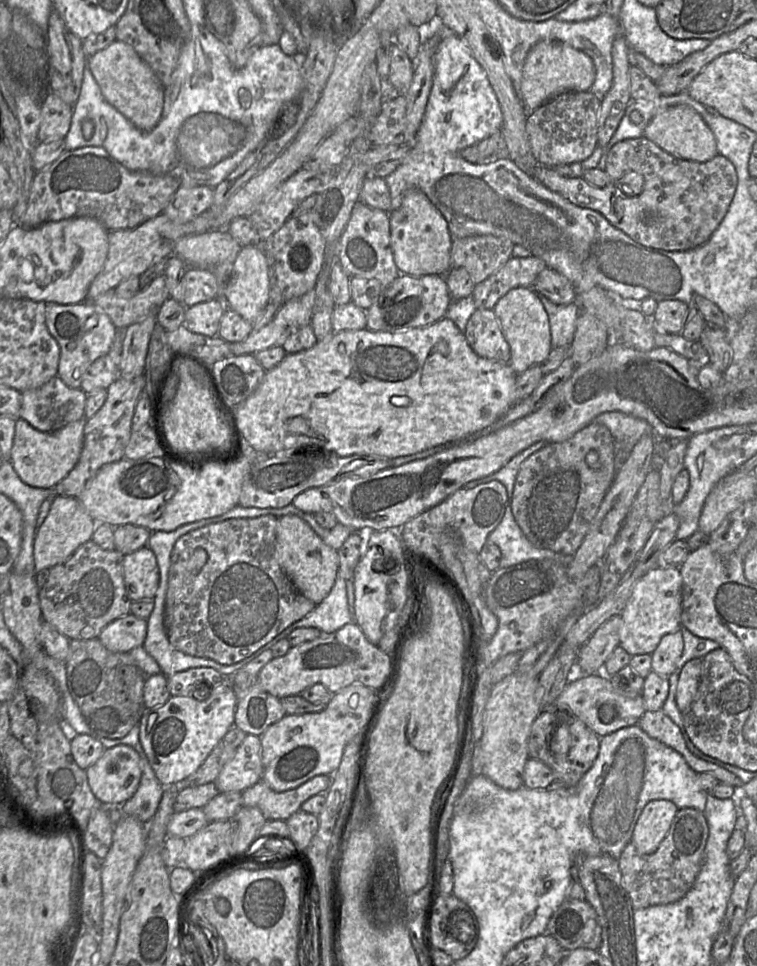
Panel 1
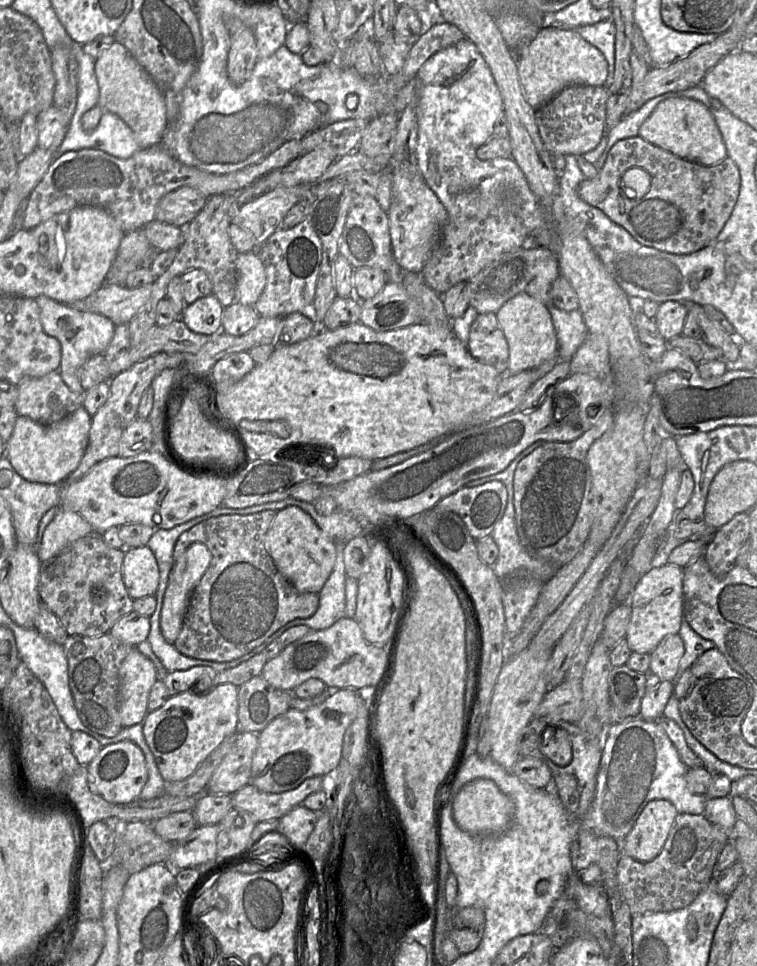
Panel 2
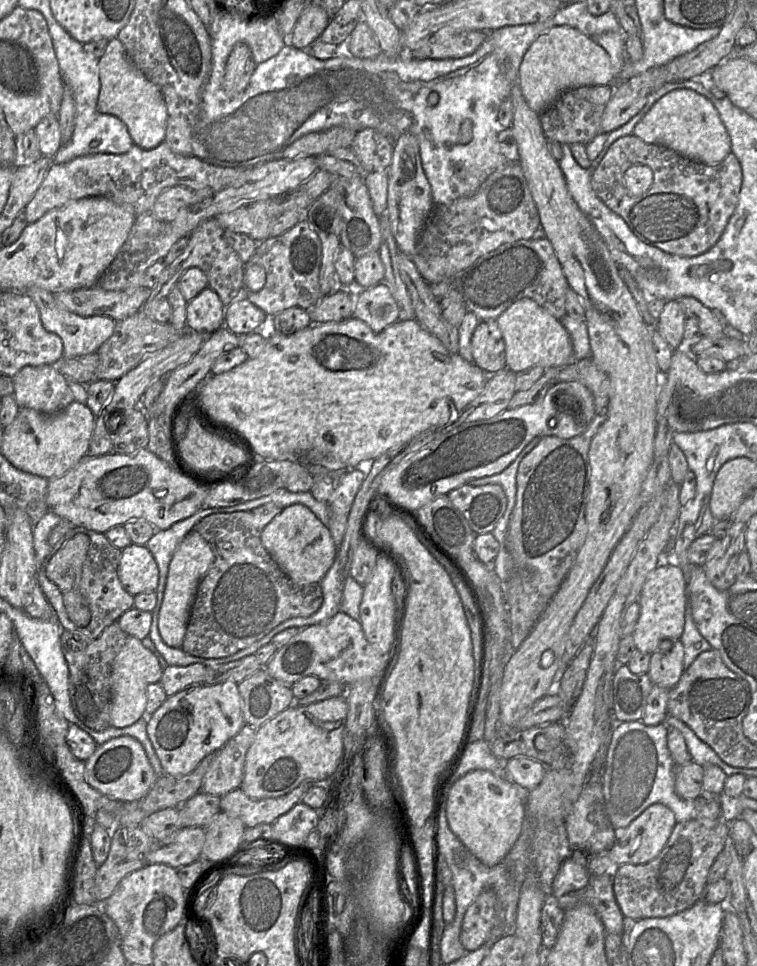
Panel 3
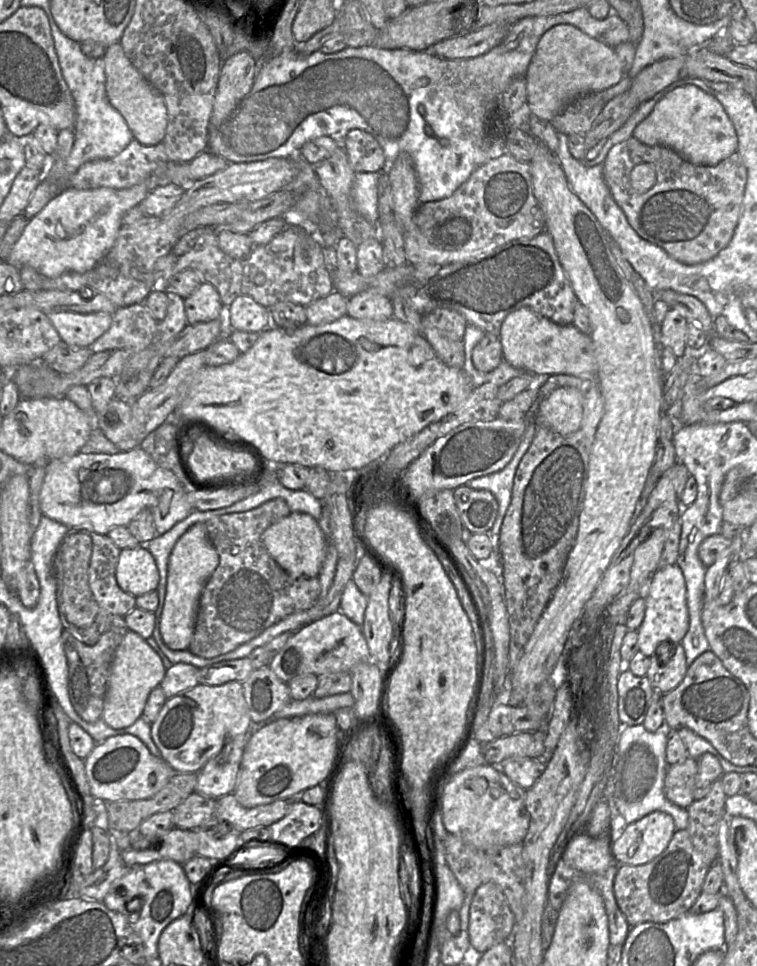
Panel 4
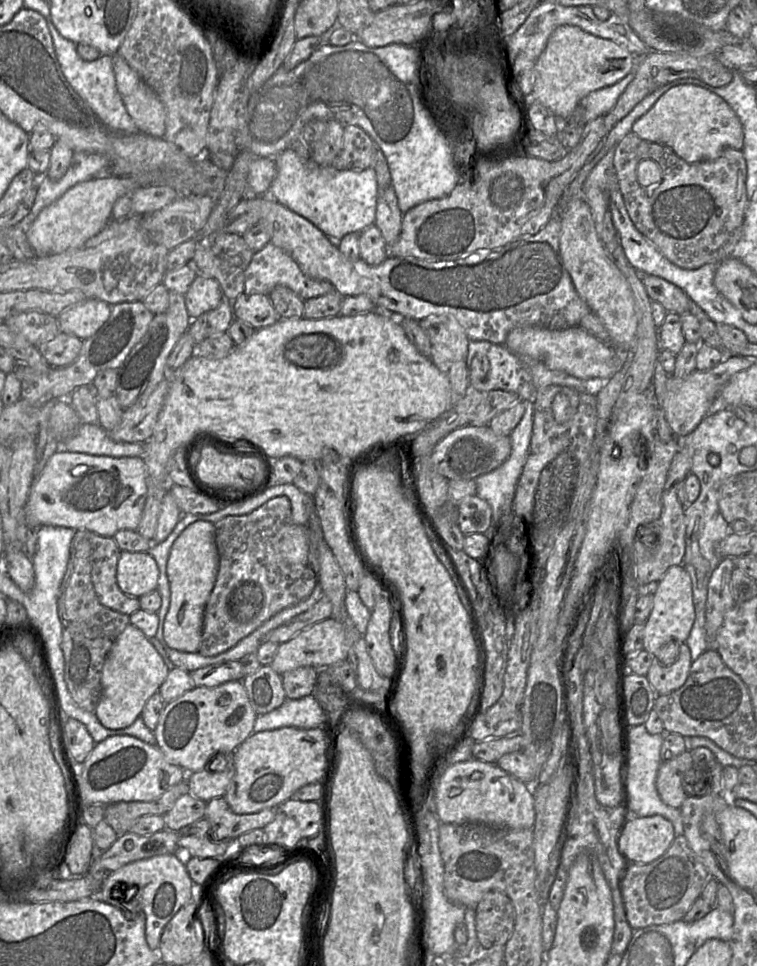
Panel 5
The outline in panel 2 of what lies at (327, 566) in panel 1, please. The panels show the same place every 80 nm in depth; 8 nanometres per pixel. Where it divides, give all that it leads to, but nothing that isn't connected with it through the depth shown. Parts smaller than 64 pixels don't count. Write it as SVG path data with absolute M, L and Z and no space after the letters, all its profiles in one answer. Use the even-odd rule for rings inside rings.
M289 506L277 512L265 536L265 547L279 571L300 592L318 593L331 575L336 561L336 544L302 509Z

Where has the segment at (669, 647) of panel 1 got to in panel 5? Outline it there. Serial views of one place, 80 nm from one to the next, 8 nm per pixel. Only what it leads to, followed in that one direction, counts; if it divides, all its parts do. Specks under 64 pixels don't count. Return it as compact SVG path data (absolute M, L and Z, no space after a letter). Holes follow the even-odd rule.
M681 643L678 658L673 664L665 666L654 656L646 677L657 695L666 695L683 686L692 663L689 647Z

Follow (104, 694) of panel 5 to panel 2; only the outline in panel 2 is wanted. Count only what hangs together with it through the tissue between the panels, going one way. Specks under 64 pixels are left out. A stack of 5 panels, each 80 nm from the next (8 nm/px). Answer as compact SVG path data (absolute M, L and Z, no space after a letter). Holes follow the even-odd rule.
M136 647L120 667L120 719L123 728L143 723L148 714L148 698L158 680L153 662Z

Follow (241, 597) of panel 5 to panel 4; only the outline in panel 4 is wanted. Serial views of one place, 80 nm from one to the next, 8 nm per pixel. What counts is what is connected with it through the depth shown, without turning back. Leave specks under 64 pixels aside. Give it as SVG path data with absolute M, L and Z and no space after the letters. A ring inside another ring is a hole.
M276 498L247 512L220 515L205 525L210 541L219 555L219 564L203 589L199 611L188 651L201 658L214 658L229 653L259 636L285 617L308 610L318 600L318 577L292 577L271 557L262 542L263 532L291 513L287 503Z

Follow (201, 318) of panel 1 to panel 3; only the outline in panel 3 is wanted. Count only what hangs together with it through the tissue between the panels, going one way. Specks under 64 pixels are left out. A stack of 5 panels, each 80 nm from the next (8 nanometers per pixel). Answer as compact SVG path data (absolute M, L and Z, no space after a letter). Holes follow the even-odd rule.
M208 286L187 303L187 328L207 335L214 333L224 326L224 311L219 296Z

